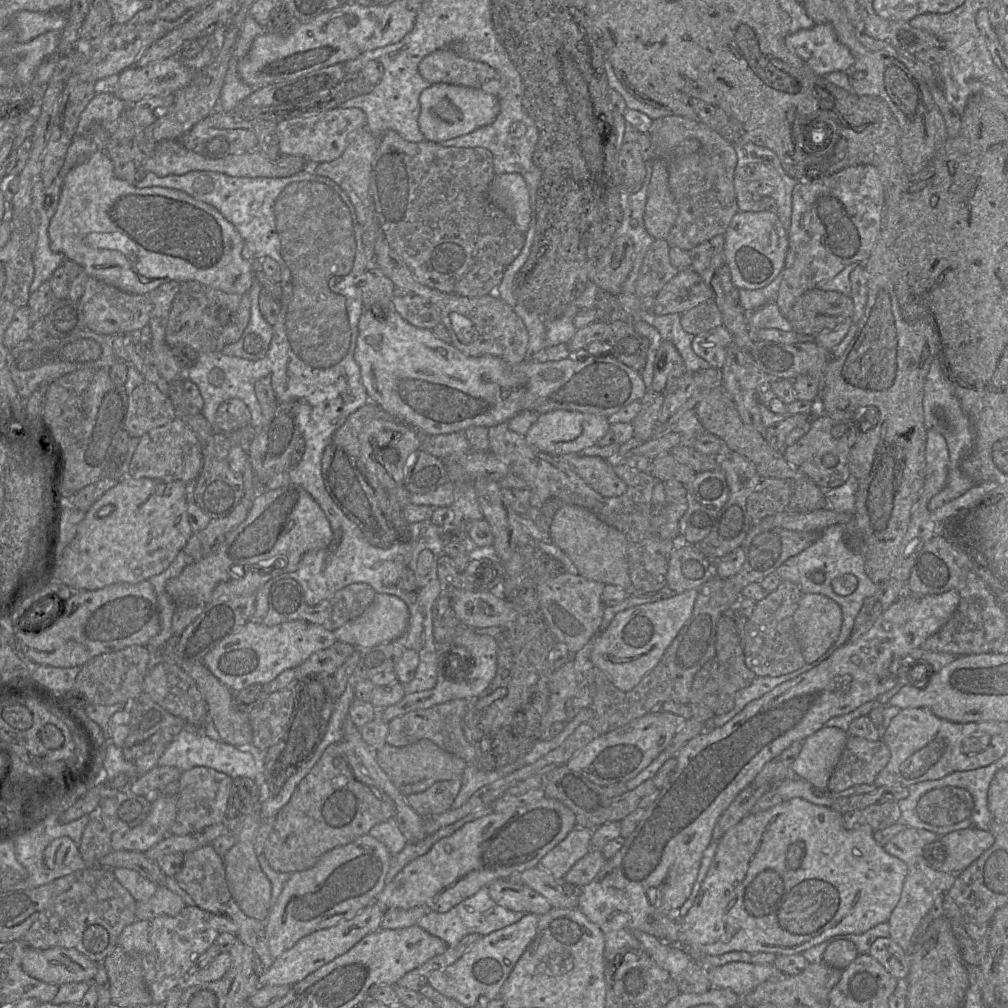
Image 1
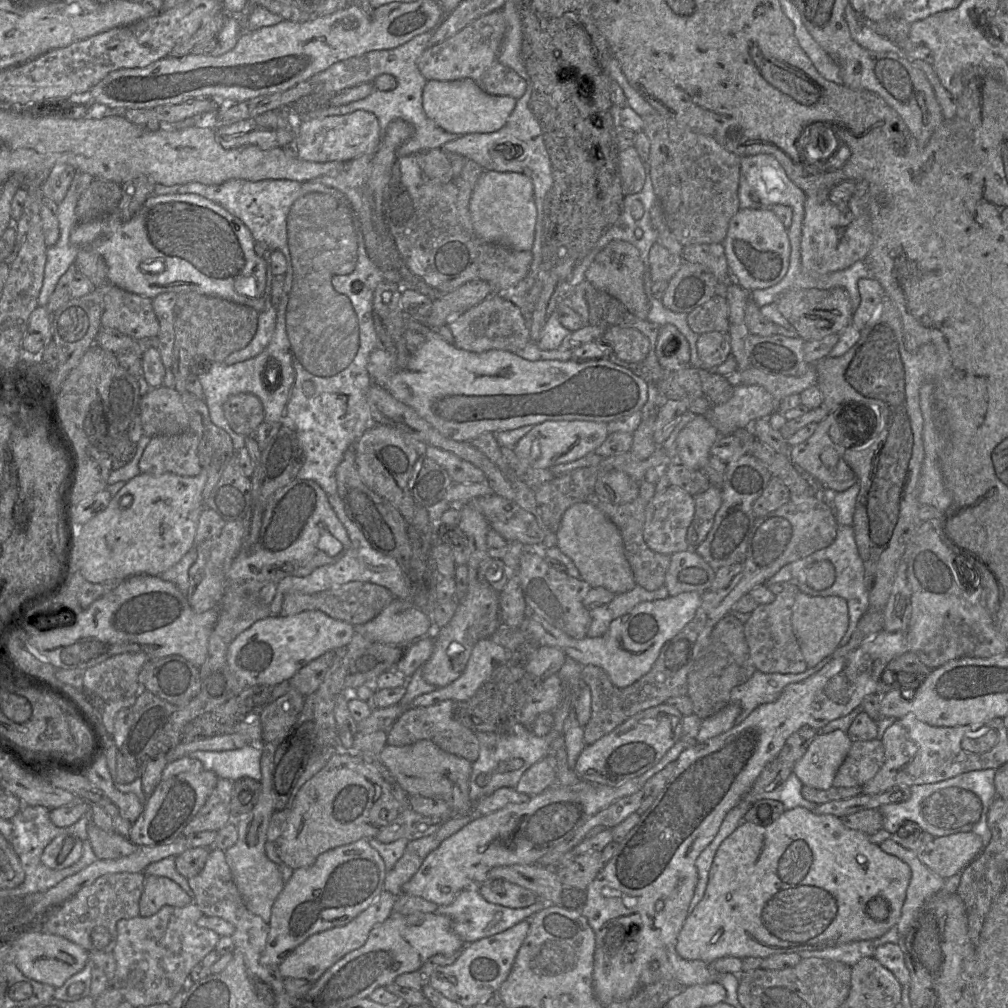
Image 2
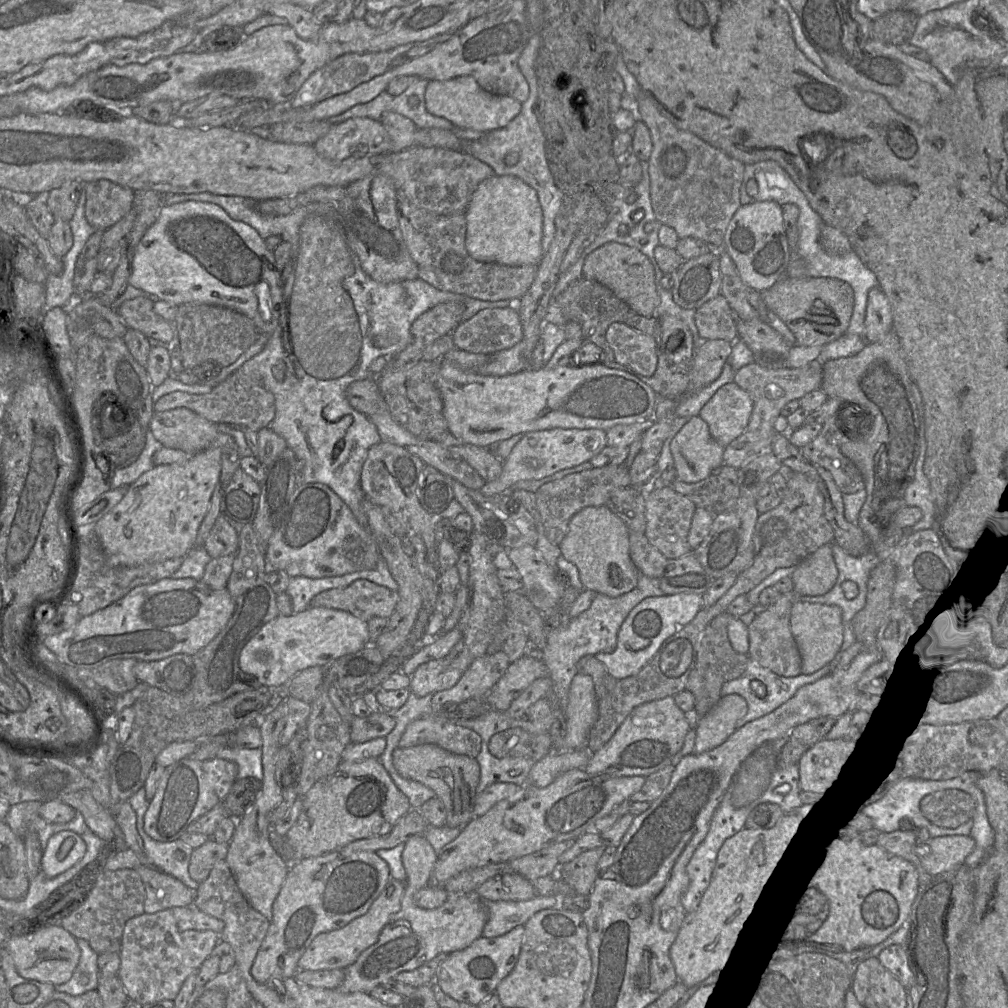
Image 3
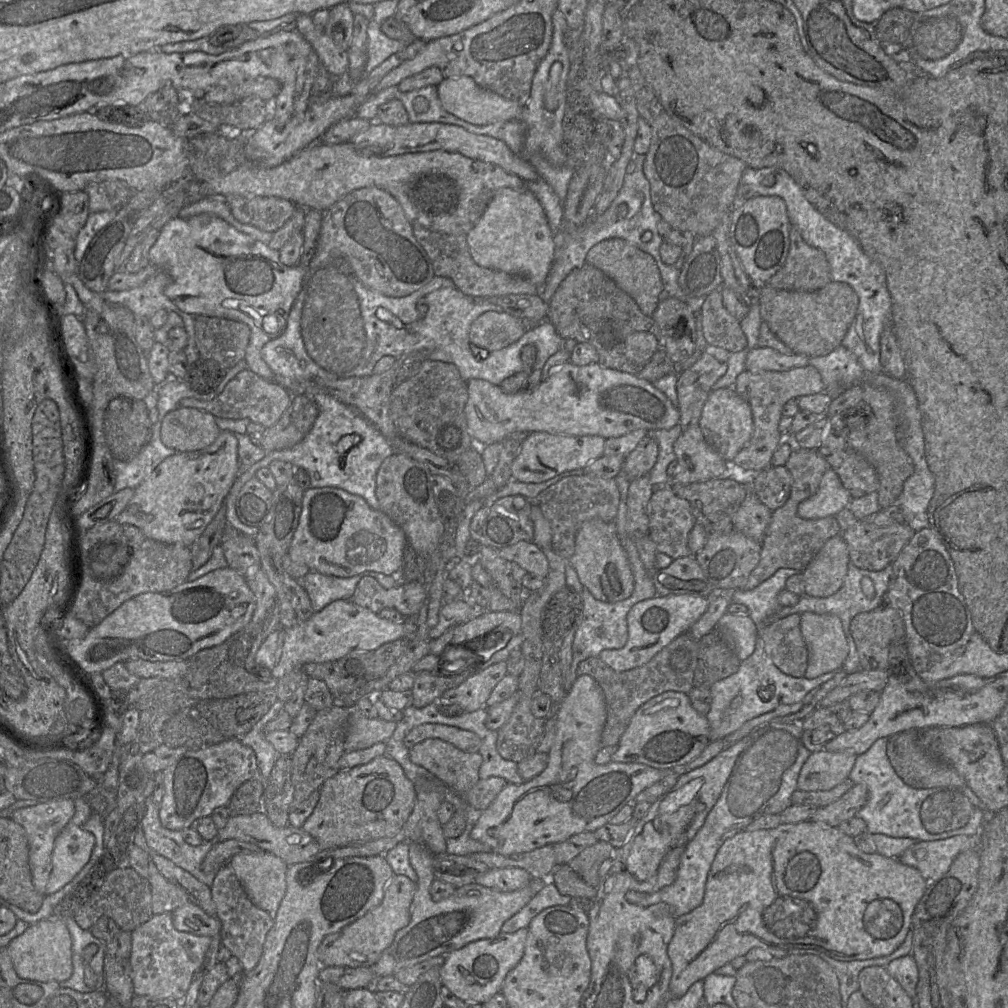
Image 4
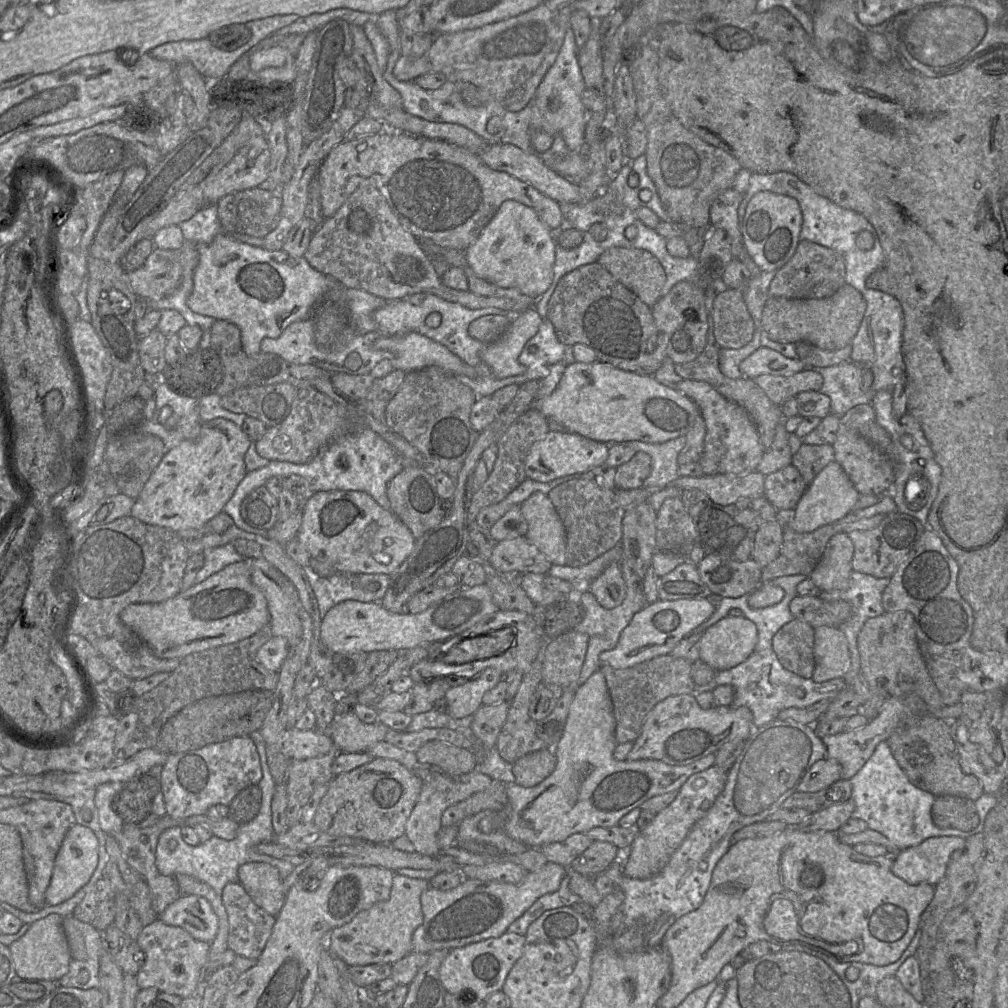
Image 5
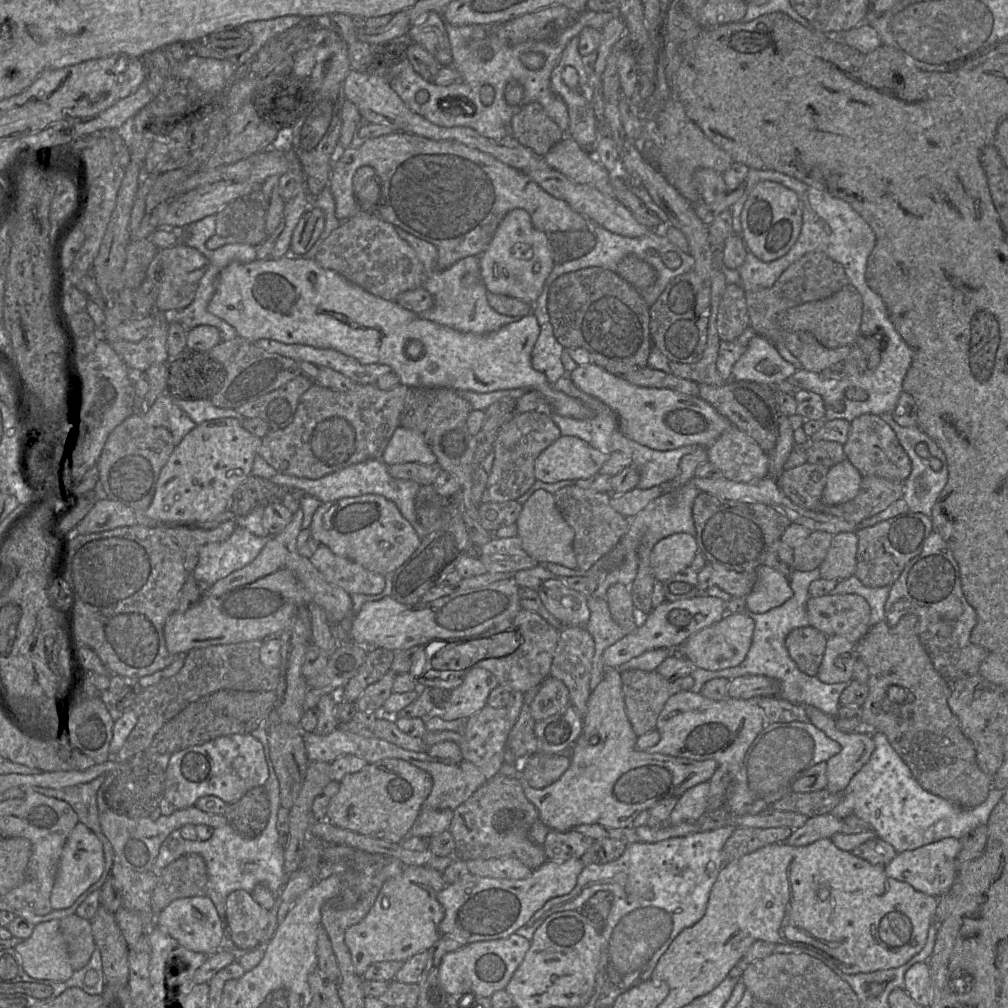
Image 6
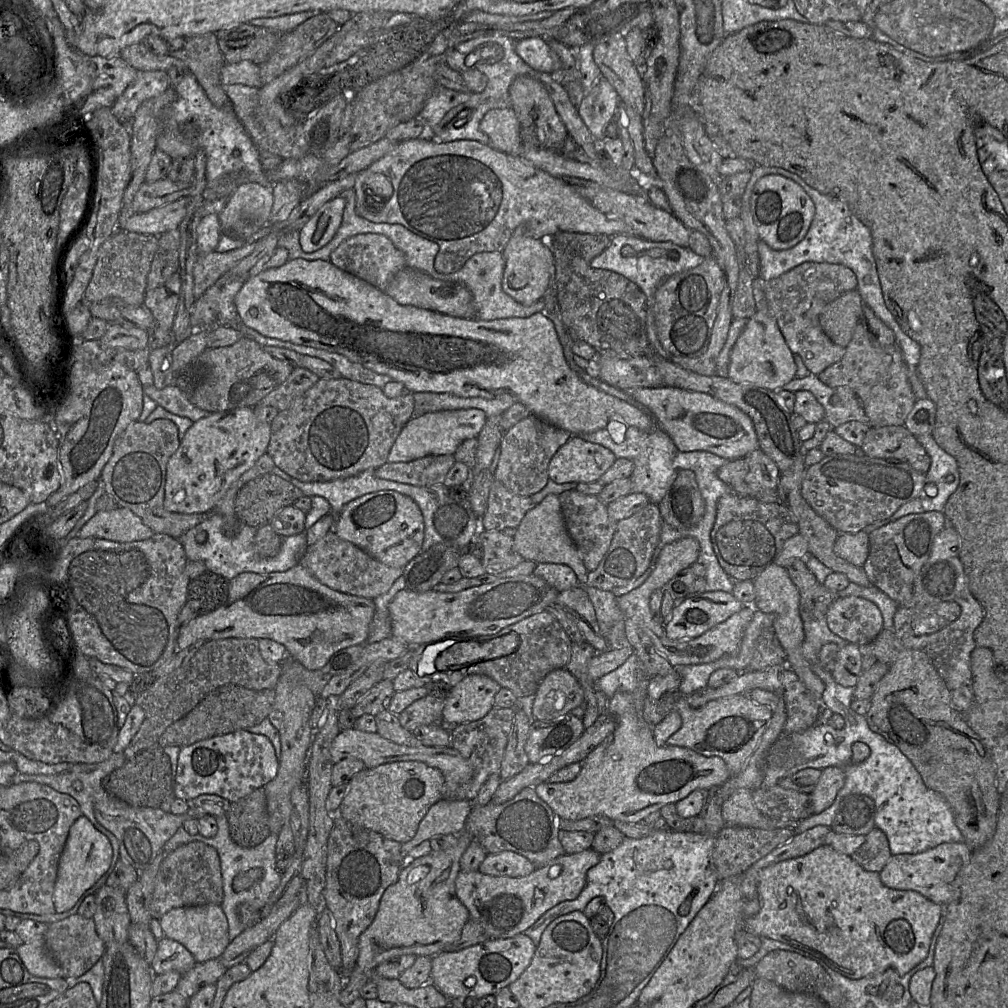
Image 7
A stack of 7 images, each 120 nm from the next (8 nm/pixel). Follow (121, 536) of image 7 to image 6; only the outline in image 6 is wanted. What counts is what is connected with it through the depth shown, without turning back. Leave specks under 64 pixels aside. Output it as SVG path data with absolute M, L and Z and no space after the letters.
M100 499L76 529L78 534L84 535L136 524L135 512L131 507L116 500Z

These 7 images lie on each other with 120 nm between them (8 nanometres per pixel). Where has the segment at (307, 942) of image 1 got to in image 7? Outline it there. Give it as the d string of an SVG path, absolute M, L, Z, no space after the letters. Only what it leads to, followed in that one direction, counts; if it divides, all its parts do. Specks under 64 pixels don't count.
M465 831L457 834L457 843L445 851L407 859L396 883L383 893L371 925L359 938L359 954L352 971L345 975L339 1001L348 1007L359 998L362 986L382 962L405 954L433 957L446 951L461 936L469 911L456 895L455 881L460 860L471 842Z

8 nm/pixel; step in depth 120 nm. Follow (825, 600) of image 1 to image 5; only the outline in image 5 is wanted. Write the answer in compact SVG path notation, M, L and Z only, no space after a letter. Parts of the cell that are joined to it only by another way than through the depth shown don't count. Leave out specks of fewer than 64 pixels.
M820 626L814 629L815 669L811 677L816 682L840 678L851 663L845 634L837 627Z

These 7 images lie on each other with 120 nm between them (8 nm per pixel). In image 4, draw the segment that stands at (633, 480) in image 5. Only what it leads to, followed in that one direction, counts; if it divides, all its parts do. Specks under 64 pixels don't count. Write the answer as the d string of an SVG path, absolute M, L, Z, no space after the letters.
M645 436L636 448L625 457L622 471L626 474L629 481L649 475L657 457L657 442L649 436Z

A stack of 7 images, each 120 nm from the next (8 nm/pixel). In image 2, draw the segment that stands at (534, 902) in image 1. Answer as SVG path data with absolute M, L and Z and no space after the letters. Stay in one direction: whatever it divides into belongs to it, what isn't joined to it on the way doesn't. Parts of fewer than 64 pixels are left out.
M502 879L486 881L477 888L486 901L513 909L528 907L538 900L532 891Z

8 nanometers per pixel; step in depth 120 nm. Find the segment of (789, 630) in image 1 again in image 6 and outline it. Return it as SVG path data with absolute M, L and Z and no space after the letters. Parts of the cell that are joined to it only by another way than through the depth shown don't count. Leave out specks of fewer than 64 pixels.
M809 625L793 629L785 645L798 668L809 676L817 676L826 649L827 636Z

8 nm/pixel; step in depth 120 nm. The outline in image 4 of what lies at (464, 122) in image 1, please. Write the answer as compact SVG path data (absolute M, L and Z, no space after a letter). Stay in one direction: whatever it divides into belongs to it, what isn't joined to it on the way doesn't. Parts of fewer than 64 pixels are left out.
M468 76L444 78L437 85L437 92L441 105L447 112L475 125L518 119L522 111L522 106L517 102L480 87Z

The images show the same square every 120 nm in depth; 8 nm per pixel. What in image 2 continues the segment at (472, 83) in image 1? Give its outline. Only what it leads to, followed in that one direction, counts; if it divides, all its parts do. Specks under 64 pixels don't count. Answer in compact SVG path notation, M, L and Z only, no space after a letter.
M501 10L484 15L469 23L455 35L428 47L417 59L417 68L427 81L454 81L470 78L490 95L519 99L526 91L526 81L498 60L505 32L506 20Z

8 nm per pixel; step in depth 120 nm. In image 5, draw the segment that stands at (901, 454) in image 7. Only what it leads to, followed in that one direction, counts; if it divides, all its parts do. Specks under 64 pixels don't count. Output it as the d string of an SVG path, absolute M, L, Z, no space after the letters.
M872 403L857 406L859 413L847 412L840 418L836 439L832 444L837 462L845 471L860 495L881 496L889 492L895 479L895 467L892 460L884 452L878 450L860 433L859 428L875 420Z

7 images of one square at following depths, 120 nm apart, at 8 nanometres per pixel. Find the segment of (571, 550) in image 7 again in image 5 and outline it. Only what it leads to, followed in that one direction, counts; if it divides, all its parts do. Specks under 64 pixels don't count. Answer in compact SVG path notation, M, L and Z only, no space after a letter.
M534 492L520 504L520 510L528 524L527 540L553 565L567 565L566 531L548 495Z

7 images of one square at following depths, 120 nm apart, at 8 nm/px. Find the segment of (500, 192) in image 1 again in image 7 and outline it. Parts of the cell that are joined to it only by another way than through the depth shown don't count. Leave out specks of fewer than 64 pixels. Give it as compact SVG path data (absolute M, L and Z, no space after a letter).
M513 234L502 254L505 259L502 277L504 293L523 306L542 299L551 282L554 282L553 256L545 240Z

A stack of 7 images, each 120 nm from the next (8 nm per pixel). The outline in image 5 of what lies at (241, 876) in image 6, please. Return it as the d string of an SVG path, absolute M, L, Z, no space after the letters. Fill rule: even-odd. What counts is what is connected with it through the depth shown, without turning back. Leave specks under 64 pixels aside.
M259 730L251 733L250 737L256 745L262 770L262 778L257 784L262 792L261 807L257 816L250 822L240 824L234 839L225 840L213 835L209 840L201 842L197 846L191 846L183 840L181 827L174 826L168 828L160 835L155 852L156 867L162 875L173 877L177 874L186 874L193 876L210 885L216 894L221 896L223 888L227 883L238 882L238 868L242 864L249 862L268 863L278 869L283 879L292 872L294 865L288 861L261 854L257 850L258 844L273 842L275 837L272 827L271 801L276 784L267 764L265 742ZM171 840L176 840L178 842L177 848L172 851L168 848L168 843Z

